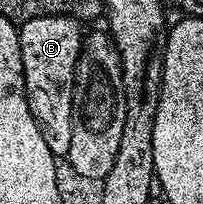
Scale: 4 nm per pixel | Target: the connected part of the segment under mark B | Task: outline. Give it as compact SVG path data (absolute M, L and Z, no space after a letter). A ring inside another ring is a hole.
M35 17L23 22L18 29L24 94L28 100L30 115L34 115L38 131L42 131L42 139L46 139L46 147L50 147L57 159L67 158L70 151L70 135L74 135L74 75L85 38L80 29L81 22L75 17Z

